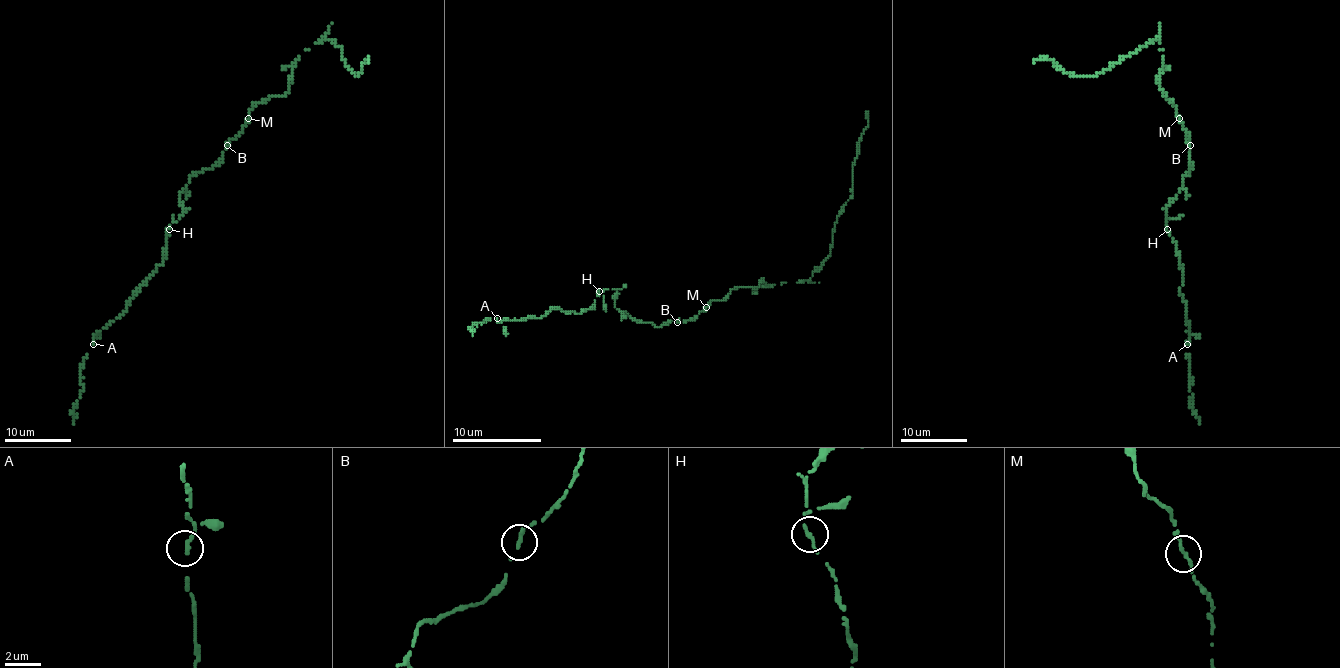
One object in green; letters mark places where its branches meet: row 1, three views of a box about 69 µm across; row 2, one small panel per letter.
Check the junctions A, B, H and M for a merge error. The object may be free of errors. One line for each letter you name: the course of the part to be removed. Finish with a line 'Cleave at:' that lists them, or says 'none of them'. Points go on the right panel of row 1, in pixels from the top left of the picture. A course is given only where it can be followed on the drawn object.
Cleave at: none of them

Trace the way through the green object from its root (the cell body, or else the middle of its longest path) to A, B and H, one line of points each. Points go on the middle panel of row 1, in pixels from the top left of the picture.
A: (659, 327), (619, 311), (619, 289), (599, 289), (595, 307), (579, 314), (552, 309), (539, 318), (497, 318)
B: (659, 327), (668, 320), (677, 322)
H: (659, 327), (632, 320), (626, 311), (619, 311), (615, 307), (615, 294), (619, 289), (599, 291)

